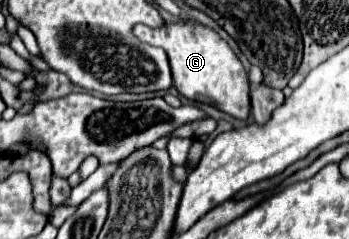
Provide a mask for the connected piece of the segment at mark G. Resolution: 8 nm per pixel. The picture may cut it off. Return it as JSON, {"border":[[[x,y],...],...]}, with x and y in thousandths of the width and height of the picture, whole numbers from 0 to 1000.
{"border":[[[499,92],[499,100],[470,100],[458,117],[393,100],[384,142],[407,176],[476,209],[499,318],[499,360],[527,410],[550,427],[585,427],[619,444],[625,460],[682,502],[705,502],[716,485],[711,310],[693,259],[682,251],[682,234],[670,226],[670,209],[653,192],[653,176],[636,167],[607,117],[550,92]]]}

